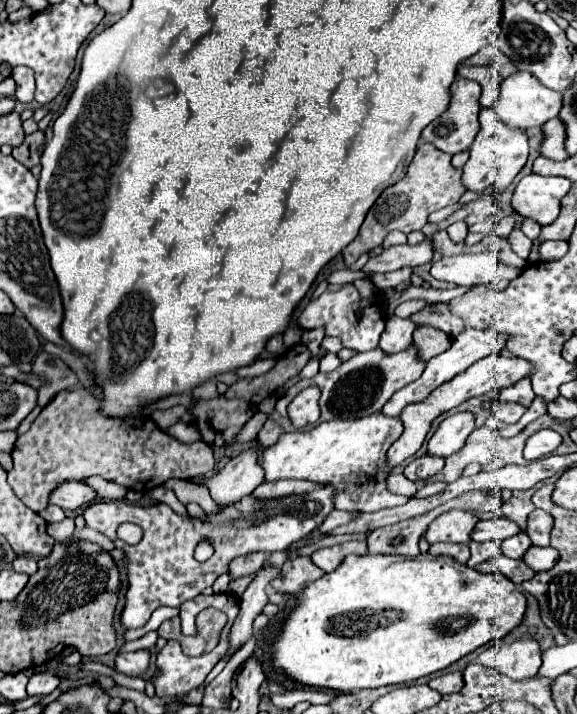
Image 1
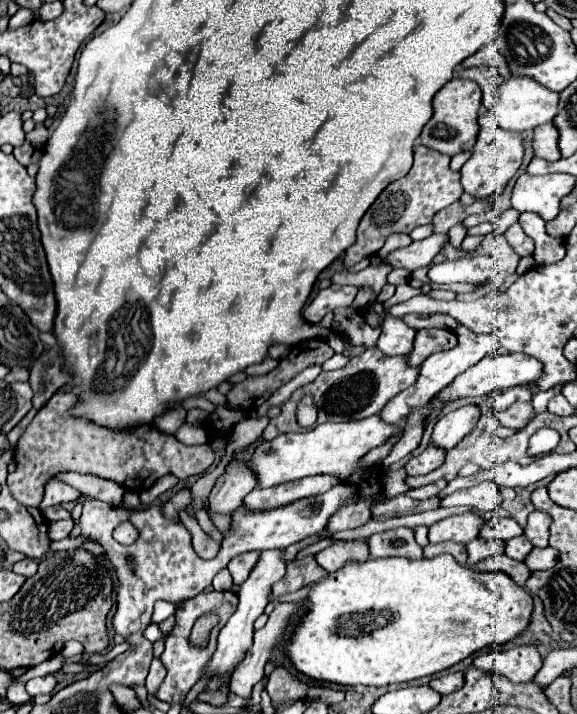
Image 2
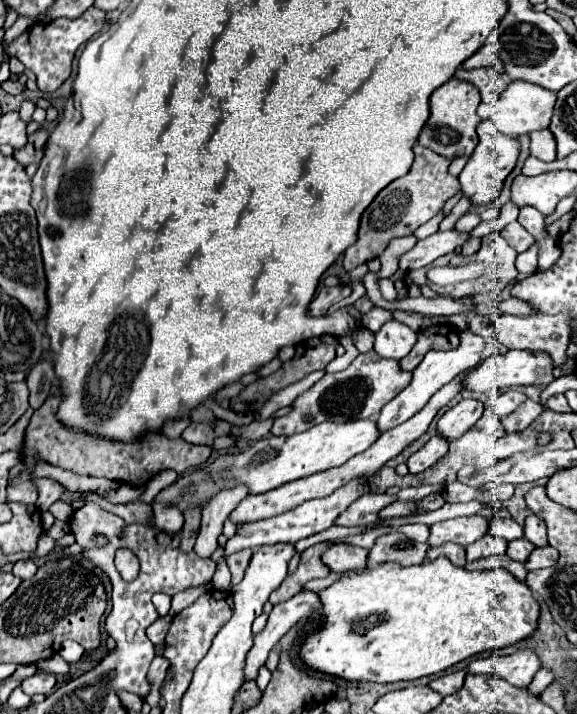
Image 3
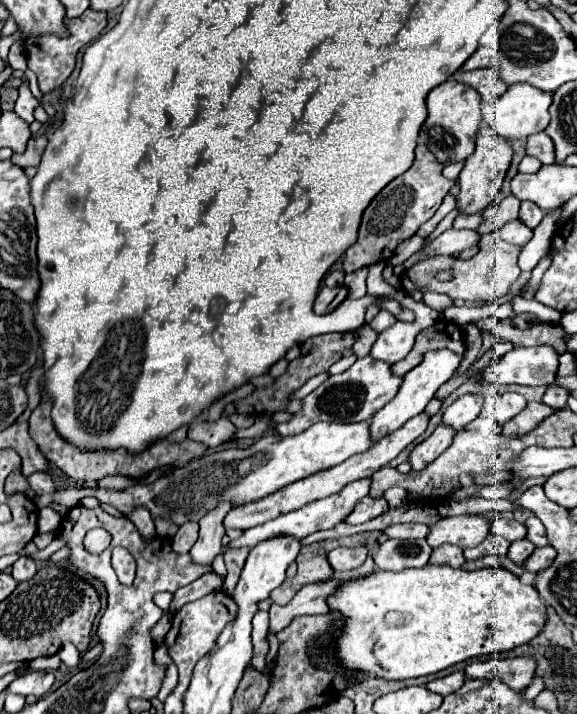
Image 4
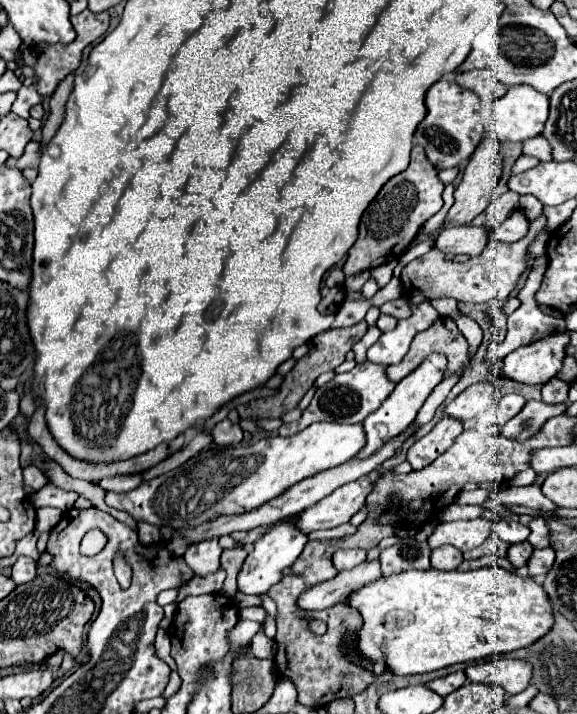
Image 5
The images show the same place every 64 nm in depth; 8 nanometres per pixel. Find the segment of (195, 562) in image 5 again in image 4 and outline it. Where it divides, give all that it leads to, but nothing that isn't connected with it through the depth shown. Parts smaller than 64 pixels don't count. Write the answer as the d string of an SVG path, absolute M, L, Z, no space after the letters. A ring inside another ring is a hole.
M220 502L212 512L208 512L208 516L204 516L200 520L200 538L196 540L196 544L190 550L192 562L196 564L210 564L214 562L214 558L222 552L222 536L224 536L224 528L222 528L222 518L226 516L226 512L232 508L230 502Z

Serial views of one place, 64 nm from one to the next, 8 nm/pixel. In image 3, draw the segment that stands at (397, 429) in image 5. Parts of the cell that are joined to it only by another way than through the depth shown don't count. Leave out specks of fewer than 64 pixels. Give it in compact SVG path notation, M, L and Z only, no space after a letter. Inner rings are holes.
M464 330L464 332L460 332L460 346L456 348L456 350L446 350L446 352L436 352L436 350L432 350L432 352L428 352L426 356L424 356L424 360L420 362L420 366L416 366L414 370L412 370L412 380L410 380L410 384L394 398L394 400L390 400L384 408L382 408L382 412L380 412L380 416L378 416L378 428L380 428L380 432L386 432L386 430L392 430L392 428L396 428L398 424L402 424L402 422L406 422L408 418L412 418L416 412L420 412L426 404L428 404L428 400L444 386L444 384L448 384L456 374L460 374L462 370L466 370L466 368L470 368L470 366L474 366L474 364L478 364L480 362L480 352L484 350L484 346L486 346L486 340L482 338L482 336L476 336L476 334L472 334L470 330Z

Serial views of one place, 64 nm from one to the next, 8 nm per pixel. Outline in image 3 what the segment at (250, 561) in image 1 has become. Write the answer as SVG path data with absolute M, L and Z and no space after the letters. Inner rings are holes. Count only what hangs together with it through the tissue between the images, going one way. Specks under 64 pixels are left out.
M246 548L246 550L240 550L240 552L236 552L236 554L232 554L232 556L226 558L226 564L230 572L232 572L232 586L235 586L242 580L244 570L246 570L246 566L248 566L248 562L250 562L252 552L254 552L254 550Z

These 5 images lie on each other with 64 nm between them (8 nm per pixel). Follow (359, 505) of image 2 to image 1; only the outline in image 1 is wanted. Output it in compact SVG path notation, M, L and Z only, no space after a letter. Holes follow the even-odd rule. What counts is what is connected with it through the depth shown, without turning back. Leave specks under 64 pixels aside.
M332 510L328 514L328 518L324 520L324 524L320 524L320 532L332 532L338 526L350 524L356 516L360 516L362 512L346 512L346 510Z

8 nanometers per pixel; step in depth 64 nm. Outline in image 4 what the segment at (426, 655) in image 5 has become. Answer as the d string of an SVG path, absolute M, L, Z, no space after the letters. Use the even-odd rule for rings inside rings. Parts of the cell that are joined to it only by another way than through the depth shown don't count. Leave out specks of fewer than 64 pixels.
M432 564L402 572L378 570L366 578L340 586L340 590L328 598L328 604L330 610L340 610L344 614L344 628L332 640L336 658L350 670L388 680L418 678L470 658L512 650L536 638L548 620L546 604L536 588L532 584L522 584L518 576L500 566L474 572Z

